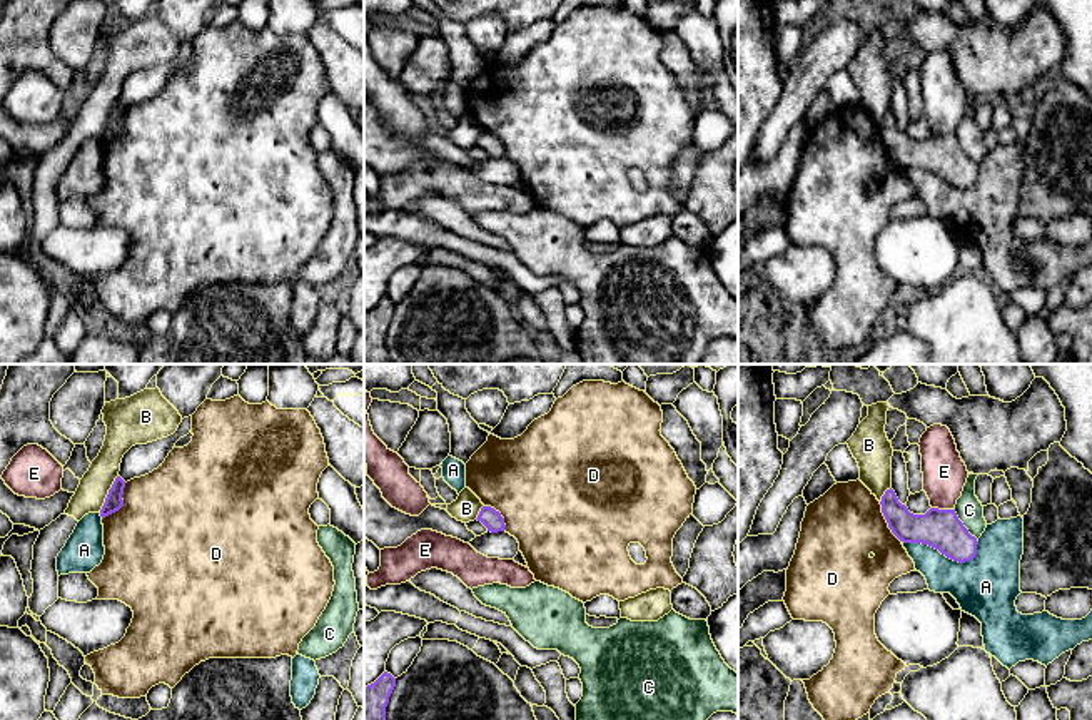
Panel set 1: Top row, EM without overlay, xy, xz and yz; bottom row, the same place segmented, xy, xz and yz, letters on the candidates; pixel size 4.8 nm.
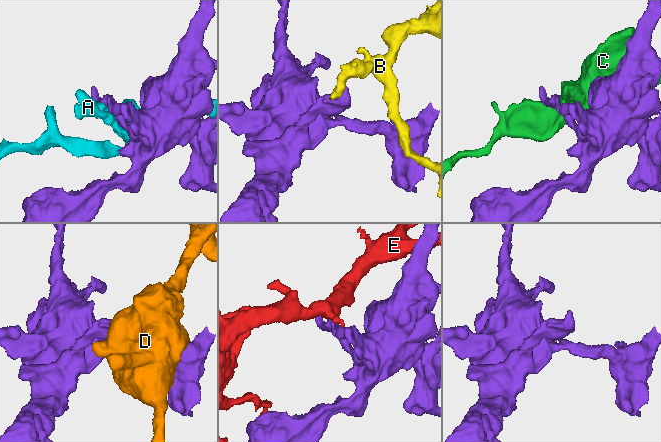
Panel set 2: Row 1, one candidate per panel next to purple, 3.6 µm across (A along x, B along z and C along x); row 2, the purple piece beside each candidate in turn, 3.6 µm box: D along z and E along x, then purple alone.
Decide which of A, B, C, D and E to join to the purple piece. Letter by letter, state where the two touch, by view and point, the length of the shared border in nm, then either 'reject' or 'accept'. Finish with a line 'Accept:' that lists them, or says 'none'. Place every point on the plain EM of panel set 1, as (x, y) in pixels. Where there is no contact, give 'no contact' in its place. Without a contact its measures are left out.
A: yz (945, 181) | 380 nm | reject
B: xy (109, 119) | 200 nm | reject
C: yz (962, 151) | 190 nm | reject
D: xy (122, 131) | 220 nm | reject
E: yz (942, 136) | 110 nm | reject
Accept: none

